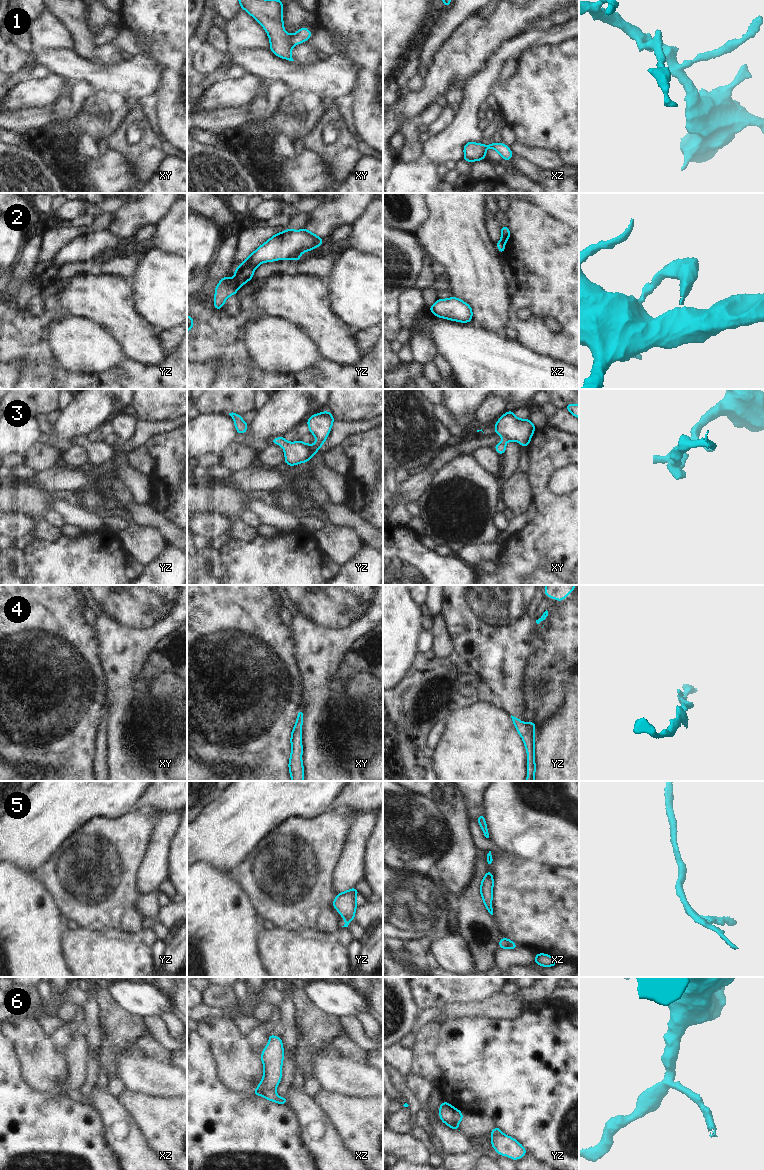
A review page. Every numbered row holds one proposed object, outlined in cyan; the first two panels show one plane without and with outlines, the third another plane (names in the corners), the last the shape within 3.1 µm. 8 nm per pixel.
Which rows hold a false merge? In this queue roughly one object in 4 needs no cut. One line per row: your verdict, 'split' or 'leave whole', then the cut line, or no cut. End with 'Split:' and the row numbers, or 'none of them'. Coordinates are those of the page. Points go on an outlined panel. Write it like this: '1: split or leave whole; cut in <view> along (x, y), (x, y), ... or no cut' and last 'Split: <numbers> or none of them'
1: split; cut in xy along (289, 35), (289, 41), (293, 46)
2: split; cut in yz along (232, 279), (238, 287)
3: split; cut in yz along (317, 441), (322, 444)
4: leave whole; no cut
5: split; cut in xz along (504, 936), (507, 947)
6: split; cut in xz along (257, 1088), (275, 1090)
Split: 1, 2, 3, 5, 6

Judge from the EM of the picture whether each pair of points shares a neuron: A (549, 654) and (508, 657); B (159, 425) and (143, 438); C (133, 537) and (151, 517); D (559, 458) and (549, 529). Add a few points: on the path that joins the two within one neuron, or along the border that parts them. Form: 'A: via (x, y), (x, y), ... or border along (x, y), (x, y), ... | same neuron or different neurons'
A: border along (534, 632), (524, 678) | different neurons
B: via (155, 426), (147, 434) | same neuron
C: border along (132, 520), (138, 523), (154, 525), (165, 536) | different neurons
D: via (542, 475), (542, 492), (549, 505), (549, 511) | same neuron

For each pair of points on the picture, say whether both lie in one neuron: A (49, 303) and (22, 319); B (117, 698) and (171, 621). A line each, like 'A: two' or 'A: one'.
A: one
B: one

